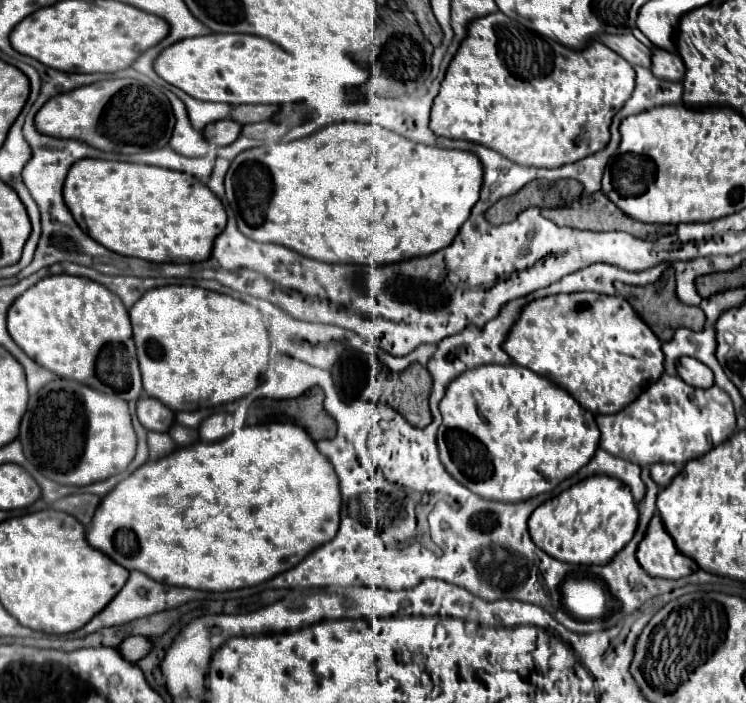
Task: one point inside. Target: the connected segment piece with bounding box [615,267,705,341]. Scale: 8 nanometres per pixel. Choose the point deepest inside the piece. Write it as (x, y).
(656, 303)

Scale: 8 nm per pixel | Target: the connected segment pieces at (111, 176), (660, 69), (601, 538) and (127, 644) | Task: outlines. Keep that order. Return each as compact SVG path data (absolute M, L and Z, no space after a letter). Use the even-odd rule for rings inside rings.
M77 161L67 173L63 197L71 215L89 237L119 255L155 263L209 259L213 241L227 223L221 201L197 177L143 163Z
M653 49L653 65L651 71L659 79L667 81L681 81L685 75L685 65L677 53L669 53L665 49Z
M591 475L541 503L529 517L529 535L547 555L573 565L609 563L637 529L637 505L631 489L607 475Z
M129 637L129 639L125 639L117 649L119 649L121 655L125 655L127 661L137 663L141 657L145 657L145 655L149 653L151 641L145 639L145 637Z

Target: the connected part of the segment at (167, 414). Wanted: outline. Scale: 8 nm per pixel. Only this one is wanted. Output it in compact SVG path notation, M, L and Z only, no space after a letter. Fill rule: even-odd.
M141 397L137 401L137 417L149 431L169 431L175 421L175 413L151 397Z

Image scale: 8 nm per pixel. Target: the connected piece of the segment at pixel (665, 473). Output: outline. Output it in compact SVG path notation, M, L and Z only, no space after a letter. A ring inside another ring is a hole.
M655 463L655 465L651 465L651 479L661 487L669 485L675 475L677 475L677 467L671 465L671 463Z

